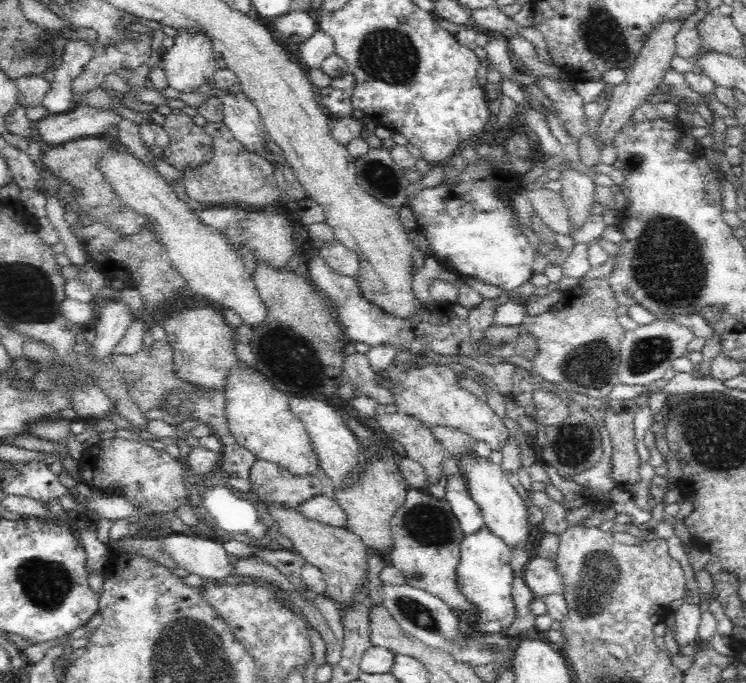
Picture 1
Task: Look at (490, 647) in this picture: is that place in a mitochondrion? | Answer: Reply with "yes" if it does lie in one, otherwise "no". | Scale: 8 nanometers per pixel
yes

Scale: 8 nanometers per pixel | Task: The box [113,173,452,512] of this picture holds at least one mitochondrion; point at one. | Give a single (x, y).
(188, 402)

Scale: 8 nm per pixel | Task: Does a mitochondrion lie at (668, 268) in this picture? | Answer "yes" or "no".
yes

